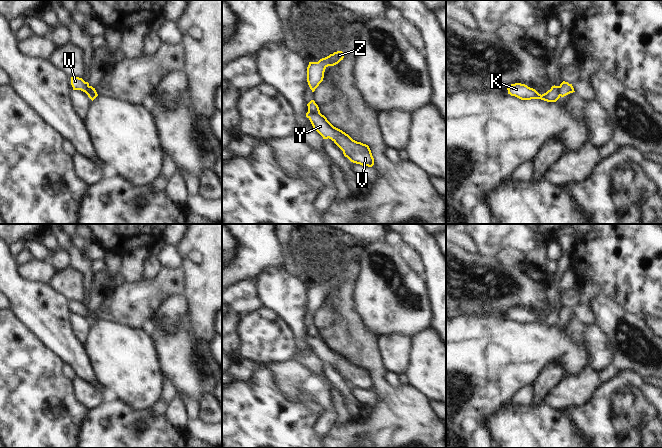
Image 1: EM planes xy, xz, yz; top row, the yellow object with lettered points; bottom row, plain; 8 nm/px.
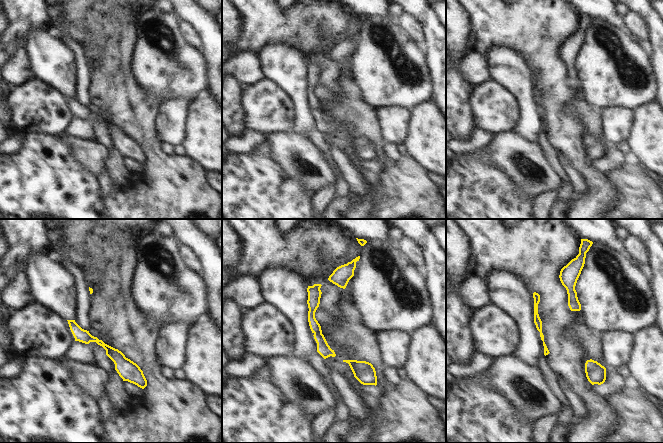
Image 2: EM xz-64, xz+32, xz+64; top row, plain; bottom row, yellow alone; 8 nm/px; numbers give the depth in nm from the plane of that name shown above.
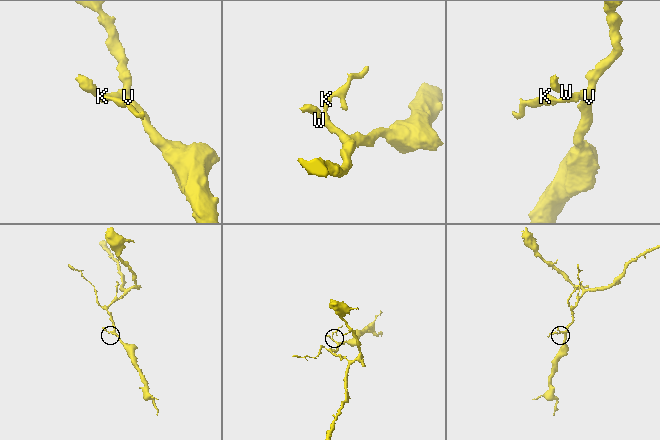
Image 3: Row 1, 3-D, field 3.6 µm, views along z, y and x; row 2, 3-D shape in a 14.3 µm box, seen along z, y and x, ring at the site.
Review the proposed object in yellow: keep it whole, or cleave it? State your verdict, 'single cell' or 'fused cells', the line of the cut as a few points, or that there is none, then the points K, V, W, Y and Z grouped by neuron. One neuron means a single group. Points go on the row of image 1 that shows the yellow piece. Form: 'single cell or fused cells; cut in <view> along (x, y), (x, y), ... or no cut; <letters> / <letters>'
fused cells; cut in xz along (308, 111), (320, 113); K Z / V W Y

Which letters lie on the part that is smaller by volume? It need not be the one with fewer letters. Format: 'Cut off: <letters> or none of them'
Cut off: K, Z

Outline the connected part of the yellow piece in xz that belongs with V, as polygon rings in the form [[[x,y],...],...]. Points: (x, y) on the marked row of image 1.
[[[307,112],[306,117],[323,139],[331,139],[351,162],[368,167],[374,165],[374,158],[368,145],[353,140],[348,134],[334,127],[321,113]]]

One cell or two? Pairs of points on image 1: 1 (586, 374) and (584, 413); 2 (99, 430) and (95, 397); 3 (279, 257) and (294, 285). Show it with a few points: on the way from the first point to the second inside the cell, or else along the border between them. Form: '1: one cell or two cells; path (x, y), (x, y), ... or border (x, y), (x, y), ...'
1: two cells; border (600, 382), (586, 400), (563, 408)
2: two cells; border (104, 403), (91, 410)
3: two cells; border (282, 266), (269, 266), (260, 275)

